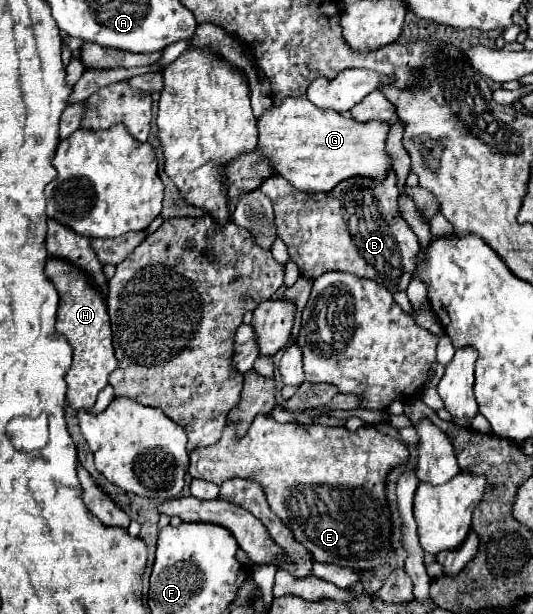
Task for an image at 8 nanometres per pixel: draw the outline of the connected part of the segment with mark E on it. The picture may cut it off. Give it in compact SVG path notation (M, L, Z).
M258 414L250 424L246 436L236 436L236 424L226 422L222 438L208 448L194 448L190 452L188 472L192 478L202 478L220 486L230 478L246 478L264 488L270 510L292 530L294 538L306 546L320 562L336 562L350 568L378 568L388 562L390 552L390 516L384 498L386 474L408 460L406 446L364 424L350 432L344 426L324 424L280 424L270 414Z

